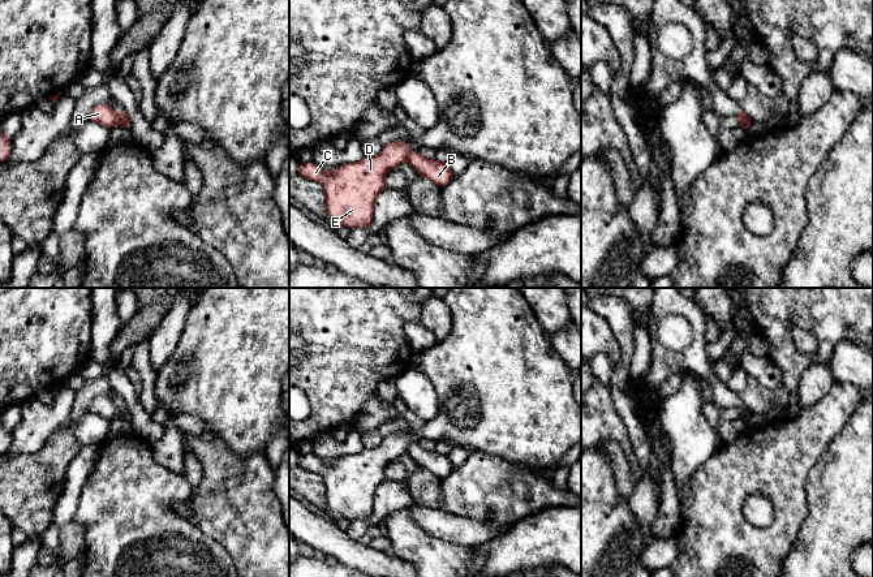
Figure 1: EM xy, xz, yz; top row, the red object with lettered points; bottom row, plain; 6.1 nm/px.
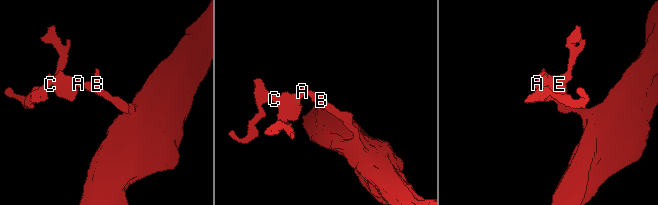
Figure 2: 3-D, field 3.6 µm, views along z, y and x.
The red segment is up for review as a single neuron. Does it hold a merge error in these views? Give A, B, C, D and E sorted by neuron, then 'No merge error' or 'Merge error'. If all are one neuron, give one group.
Groups: A C D E / B. Merge error

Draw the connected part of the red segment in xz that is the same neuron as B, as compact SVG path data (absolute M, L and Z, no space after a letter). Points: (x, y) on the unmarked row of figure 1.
M409 443L407 452L413 457L418 468L429 470L440 481L453 469L447 455L435 451L426 451L420 445L420 443Z

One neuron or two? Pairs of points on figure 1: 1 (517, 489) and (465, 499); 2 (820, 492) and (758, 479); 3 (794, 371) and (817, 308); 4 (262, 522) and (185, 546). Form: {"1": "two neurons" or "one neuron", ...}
{"1": "one neuron", "2": "two neurons", "3": "one neuron", "4": "two neurons"}

